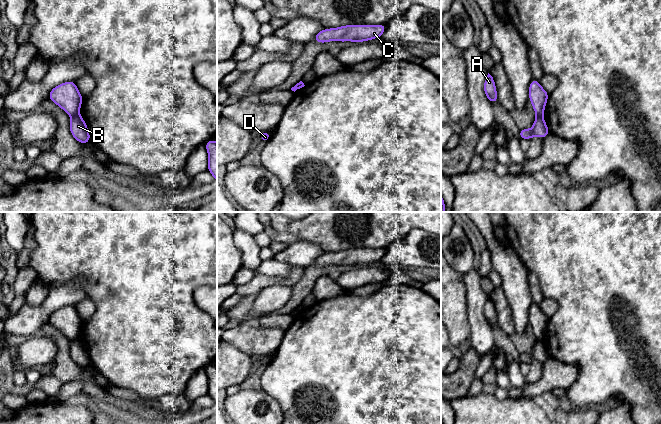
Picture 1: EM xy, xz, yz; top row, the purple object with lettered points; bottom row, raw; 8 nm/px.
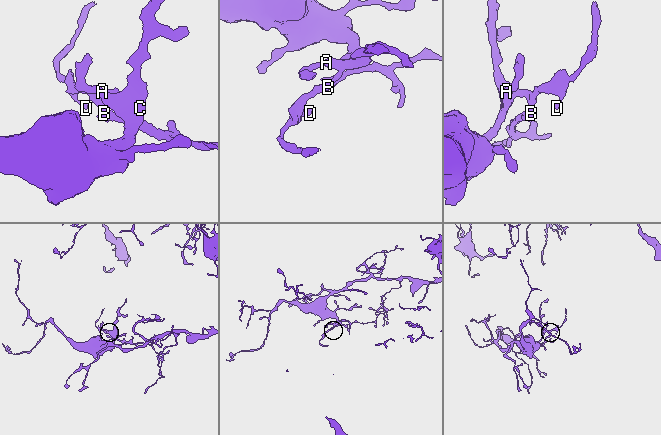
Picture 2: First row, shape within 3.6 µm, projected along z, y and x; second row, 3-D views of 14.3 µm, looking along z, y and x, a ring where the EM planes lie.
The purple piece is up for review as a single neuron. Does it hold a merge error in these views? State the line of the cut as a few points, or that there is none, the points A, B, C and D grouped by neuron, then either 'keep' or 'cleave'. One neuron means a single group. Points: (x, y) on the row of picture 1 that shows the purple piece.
cut in xy along (78, 113), (71, 117); A C D / B; cleave

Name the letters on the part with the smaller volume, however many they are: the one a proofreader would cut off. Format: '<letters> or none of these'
B

